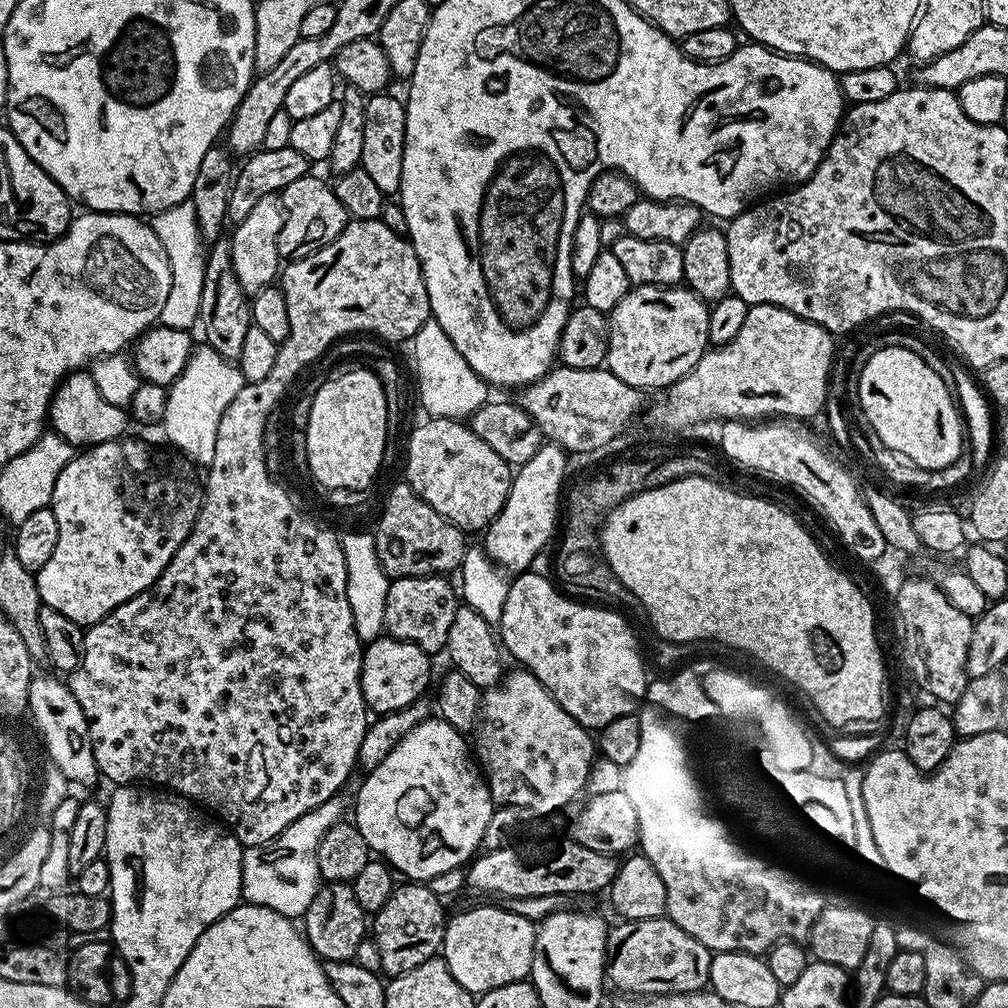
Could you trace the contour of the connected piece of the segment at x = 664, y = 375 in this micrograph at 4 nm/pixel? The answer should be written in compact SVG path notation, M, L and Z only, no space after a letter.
M633 285L608 313L608 371L641 390L667 389L688 376L709 347L711 309L686 286Z

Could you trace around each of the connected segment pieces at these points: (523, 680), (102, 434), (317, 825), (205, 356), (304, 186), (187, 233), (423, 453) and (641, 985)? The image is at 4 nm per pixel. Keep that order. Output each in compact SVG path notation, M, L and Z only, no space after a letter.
M516 670L520 672L505 671L504 679L492 688L483 689L482 699L480 701L480 718L474 729L474 737L476 736L476 744L474 740L474 756L478 761L478 767L488 784L488 789L492 795L492 803L496 806L507 806L509 808L518 808L532 812L537 812L540 816L548 816L551 812L556 812L559 808L564 808L580 791L588 788L588 779L592 776L593 767L598 759L598 744L594 739L593 733L574 719L571 714L565 710L549 692L542 686L542 682L538 682L538 678L534 673L527 670Z
M88 370L71 372L60 381L52 396L52 405L48 408L48 420L51 431L57 432L70 446L80 450L91 448L94 444L120 440L130 425L129 413L124 408L108 404L106 398L98 394L92 373Z
M339 795L330 797L322 806L302 814L298 822L286 826L278 838L262 846L244 849L240 894L243 903L261 904L289 918L303 917L322 881L316 851L330 826L341 823L344 804Z
M200 346L192 353L182 374L168 388L166 414L162 429L168 440L184 456L194 463L206 466L214 458L214 442L218 439L218 422L234 394L246 387L246 381L239 367L231 360L224 360L217 352L207 346Z
M297 175L278 192L284 207L282 230L278 230L278 254L281 261L301 260L304 256L322 250L347 226L350 219L348 211L338 202L335 187L316 176Z
M191 199L183 200L178 202L178 206L170 206L166 210L155 213L150 223L158 242L162 242L162 250L170 266L170 298L166 298L162 306L159 323L166 328L195 329L202 306L206 248L200 238L200 227L198 220L194 218Z
M425 419L425 424L420 424L411 432L406 440L406 456L408 452L407 483L411 484L415 492L422 497L438 514L442 514L454 526L458 526L465 533L479 533L487 529L493 518L500 513L508 497L512 485L513 469L478 434L472 432L467 423L459 419Z
M667 918L624 920L608 933L606 976L619 991L633 996L658 992L698 992L709 983L713 953L698 938Z

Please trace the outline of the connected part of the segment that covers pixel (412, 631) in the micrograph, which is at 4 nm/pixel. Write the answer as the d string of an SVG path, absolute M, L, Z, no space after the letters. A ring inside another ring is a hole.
M398 576L386 590L384 632L402 642L414 642L423 652L443 653L458 607L458 592L444 576ZM453 588L453 589L452 589ZM457 600L457 601L456 601Z

